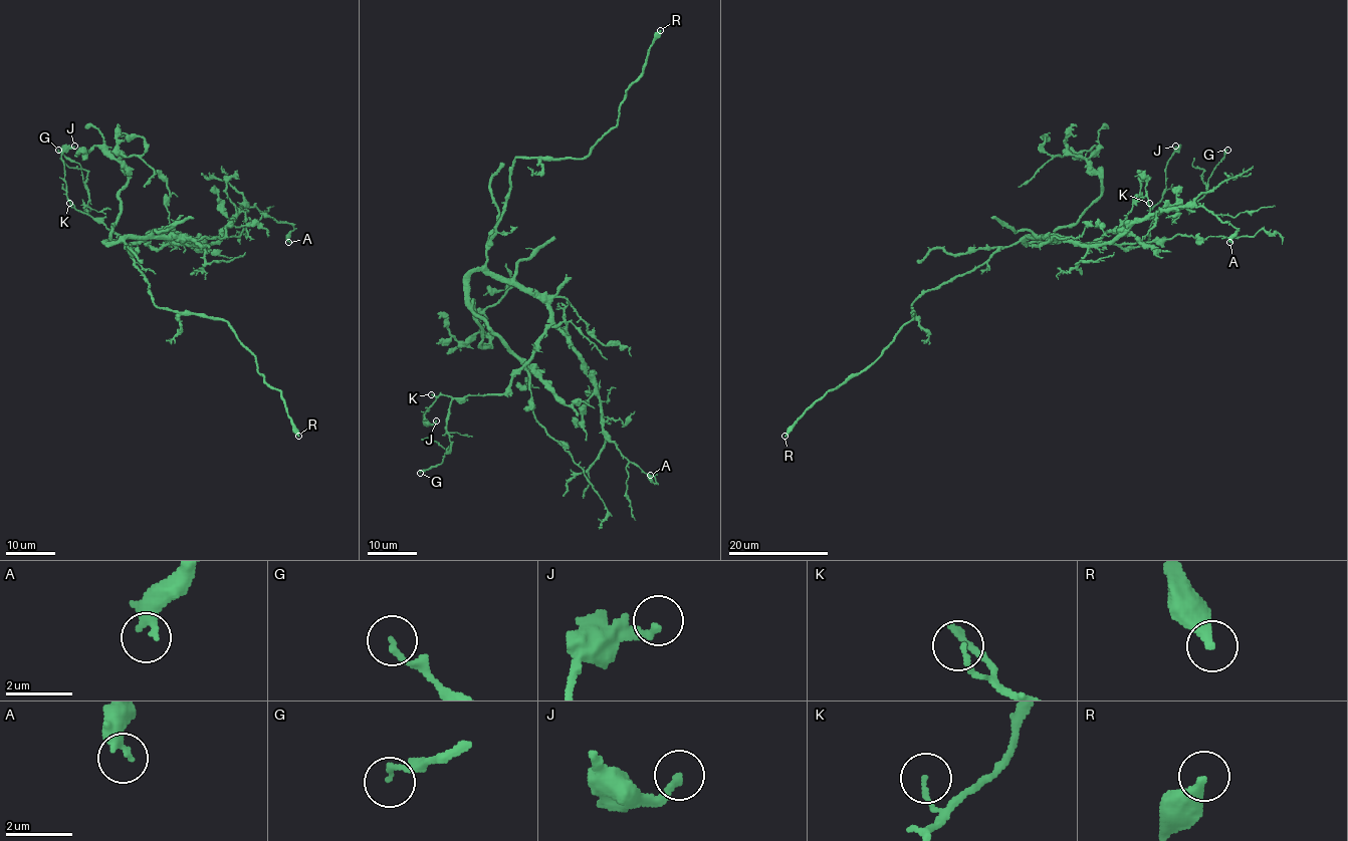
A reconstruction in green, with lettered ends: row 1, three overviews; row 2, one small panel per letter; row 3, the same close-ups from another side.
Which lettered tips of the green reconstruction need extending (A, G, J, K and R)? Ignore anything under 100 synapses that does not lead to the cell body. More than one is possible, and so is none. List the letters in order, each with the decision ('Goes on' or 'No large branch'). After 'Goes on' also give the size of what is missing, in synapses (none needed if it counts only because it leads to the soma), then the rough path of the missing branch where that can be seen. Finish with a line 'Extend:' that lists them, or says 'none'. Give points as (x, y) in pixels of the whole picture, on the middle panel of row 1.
A: No large branch
G: No large branch
J: No large branch
K: No large branch
R: Goes on
Extend: R

